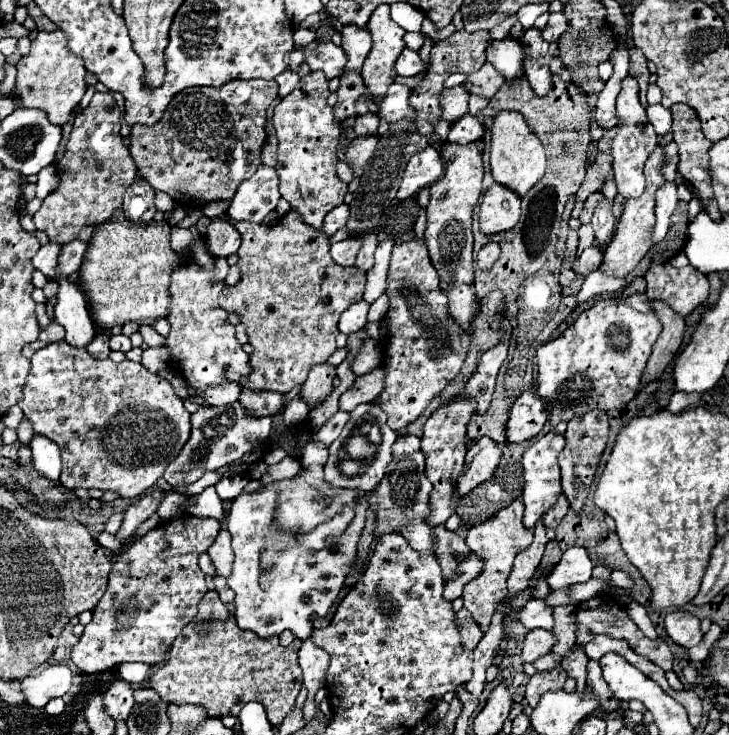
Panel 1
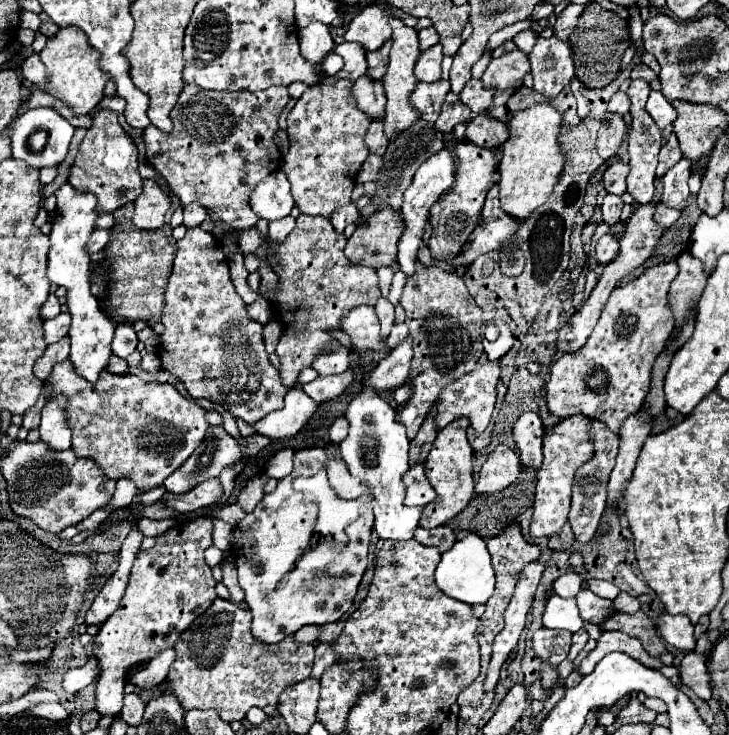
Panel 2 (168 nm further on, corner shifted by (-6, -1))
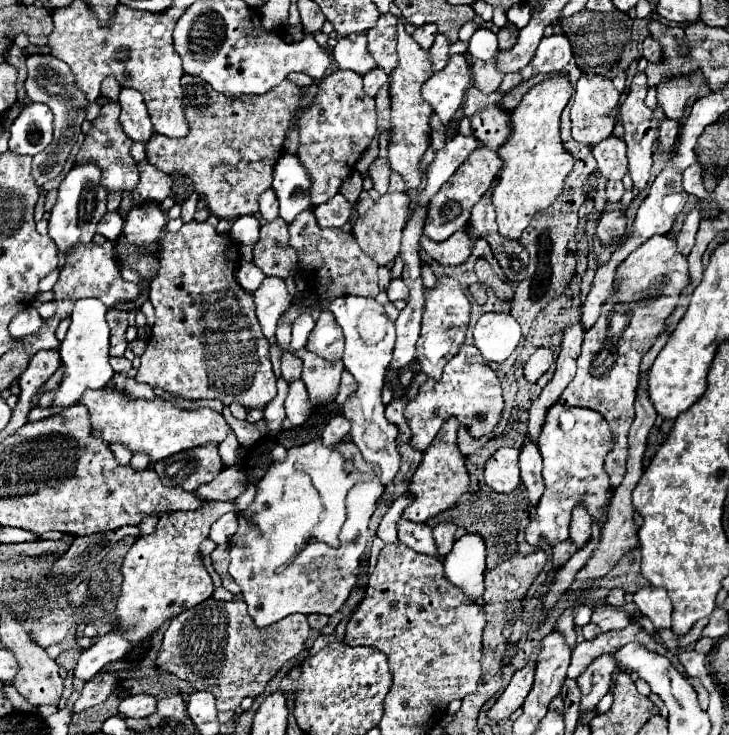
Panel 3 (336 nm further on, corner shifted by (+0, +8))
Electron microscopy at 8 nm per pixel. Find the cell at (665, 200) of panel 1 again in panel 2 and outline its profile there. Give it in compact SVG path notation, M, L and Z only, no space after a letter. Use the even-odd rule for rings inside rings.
M682 157L664 177L662 177L662 183L664 183L664 193L662 193L662 203L668 205L668 207L674 207L674 209L684 209L686 205L686 199L690 195L688 191L688 179L692 175L690 171L690 161L686 157Z

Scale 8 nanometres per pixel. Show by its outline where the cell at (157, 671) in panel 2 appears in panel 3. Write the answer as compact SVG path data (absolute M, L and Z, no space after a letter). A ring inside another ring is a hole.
M100 672L96 674L94 678L90 678L82 692L80 692L80 698L76 700L74 704L74 712L82 712L90 706L96 706L96 704L102 704L118 686L118 676L116 672Z

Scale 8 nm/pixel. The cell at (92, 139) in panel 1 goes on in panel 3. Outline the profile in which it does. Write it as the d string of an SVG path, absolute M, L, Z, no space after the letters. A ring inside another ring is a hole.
M108 102L102 106L100 116L92 122L90 132L86 134L86 140L76 156L76 164L74 166L84 166L84 164L96 164L102 172L100 184L108 190L108 192L122 192L122 190L132 190L138 184L138 170L136 170L136 162L130 156L130 146L132 140L122 132L122 126L118 122L120 116L120 104L118 102Z

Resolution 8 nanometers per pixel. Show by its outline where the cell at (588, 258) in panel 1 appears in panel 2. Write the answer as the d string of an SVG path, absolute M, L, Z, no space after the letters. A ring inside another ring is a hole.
M608 233L608 235L604 235L604 237L598 241L598 245L596 245L596 259L598 259L602 265L606 265L606 263L610 263L610 261L618 255L618 249L620 249L618 237L612 235L612 233Z

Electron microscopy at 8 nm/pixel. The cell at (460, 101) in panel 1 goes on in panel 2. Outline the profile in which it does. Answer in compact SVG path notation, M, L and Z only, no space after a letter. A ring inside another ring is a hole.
M470 79L468 85L460 93L462 103L468 105L476 115L488 111L488 107L492 105L494 95L496 95L496 89L484 87L484 83L480 79Z

